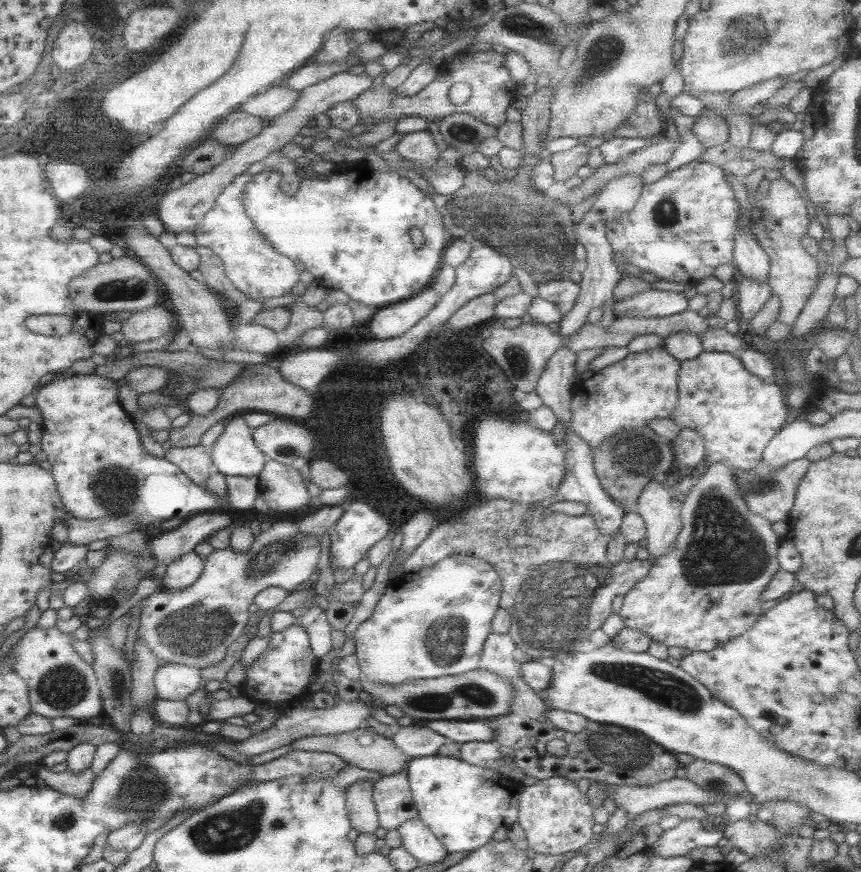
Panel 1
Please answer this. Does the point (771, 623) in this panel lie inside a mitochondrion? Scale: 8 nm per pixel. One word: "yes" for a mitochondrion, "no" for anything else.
no

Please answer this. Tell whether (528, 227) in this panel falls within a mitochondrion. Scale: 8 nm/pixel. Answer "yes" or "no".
yes

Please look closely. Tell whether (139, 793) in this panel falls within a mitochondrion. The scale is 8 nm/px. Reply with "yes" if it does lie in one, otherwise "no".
yes

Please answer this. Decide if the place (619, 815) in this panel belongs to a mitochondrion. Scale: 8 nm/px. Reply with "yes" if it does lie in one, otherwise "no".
no

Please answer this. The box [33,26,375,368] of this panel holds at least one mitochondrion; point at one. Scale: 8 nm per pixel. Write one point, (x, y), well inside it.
(119, 289)

